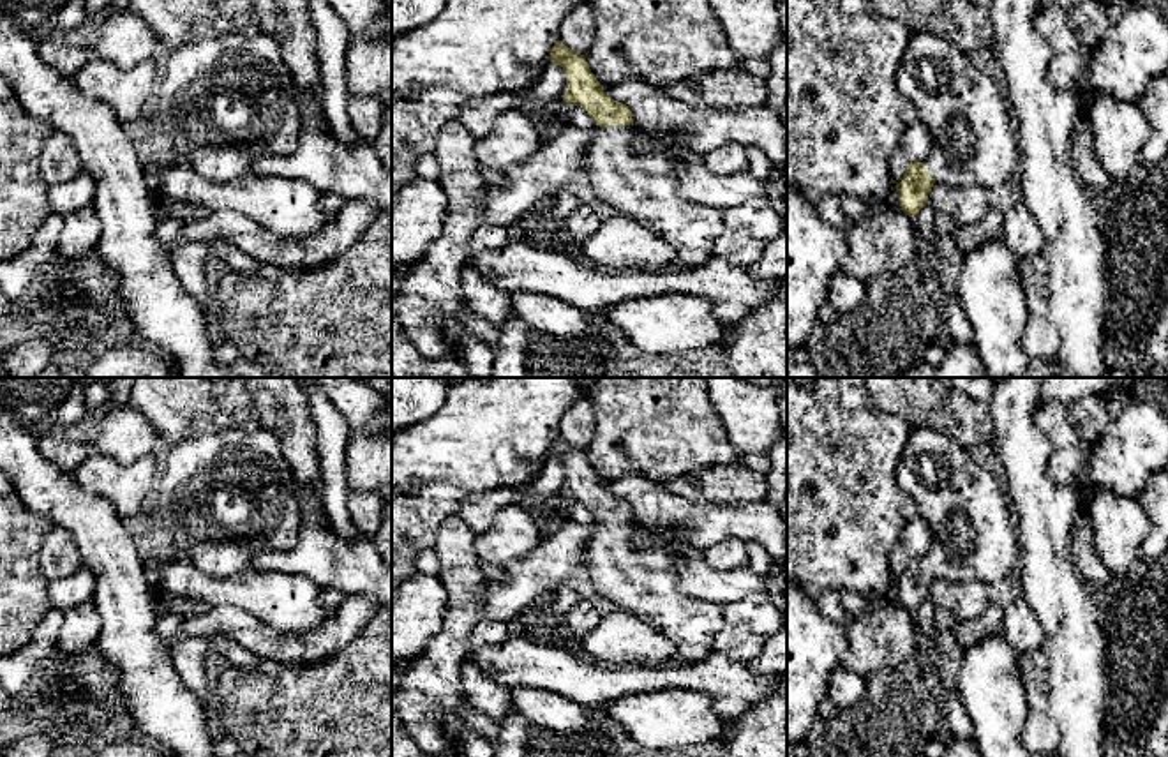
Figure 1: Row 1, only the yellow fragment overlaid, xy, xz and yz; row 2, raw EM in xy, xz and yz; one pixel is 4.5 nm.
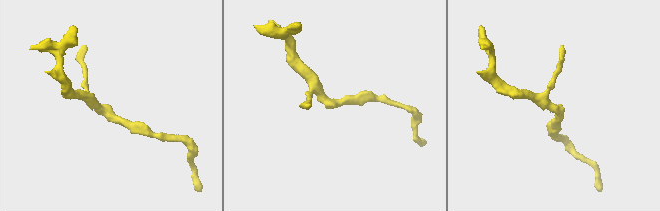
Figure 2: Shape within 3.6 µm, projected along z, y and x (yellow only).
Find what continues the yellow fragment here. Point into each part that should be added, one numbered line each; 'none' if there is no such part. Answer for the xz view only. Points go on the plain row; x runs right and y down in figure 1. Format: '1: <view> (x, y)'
1: xz (644, 581)

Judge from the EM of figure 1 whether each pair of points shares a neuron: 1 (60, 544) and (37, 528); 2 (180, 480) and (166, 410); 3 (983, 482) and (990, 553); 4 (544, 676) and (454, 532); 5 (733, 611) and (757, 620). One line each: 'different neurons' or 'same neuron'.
1: different neurons
2: different neurons
3: same neuron
4: different neurons
5: same neuron

